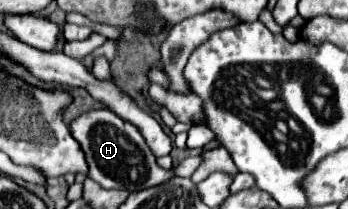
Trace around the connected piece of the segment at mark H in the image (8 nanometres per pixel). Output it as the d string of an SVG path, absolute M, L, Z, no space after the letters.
M86 111L70 121L70 133L80 143L80 149L86 153L86 163L90 169L88 177L100 183L104 189L126 189L134 193L162 185L176 177L172 169L162 169L156 163L156 157L146 145L142 133L136 127L132 127L132 123L120 119L114 111Z

